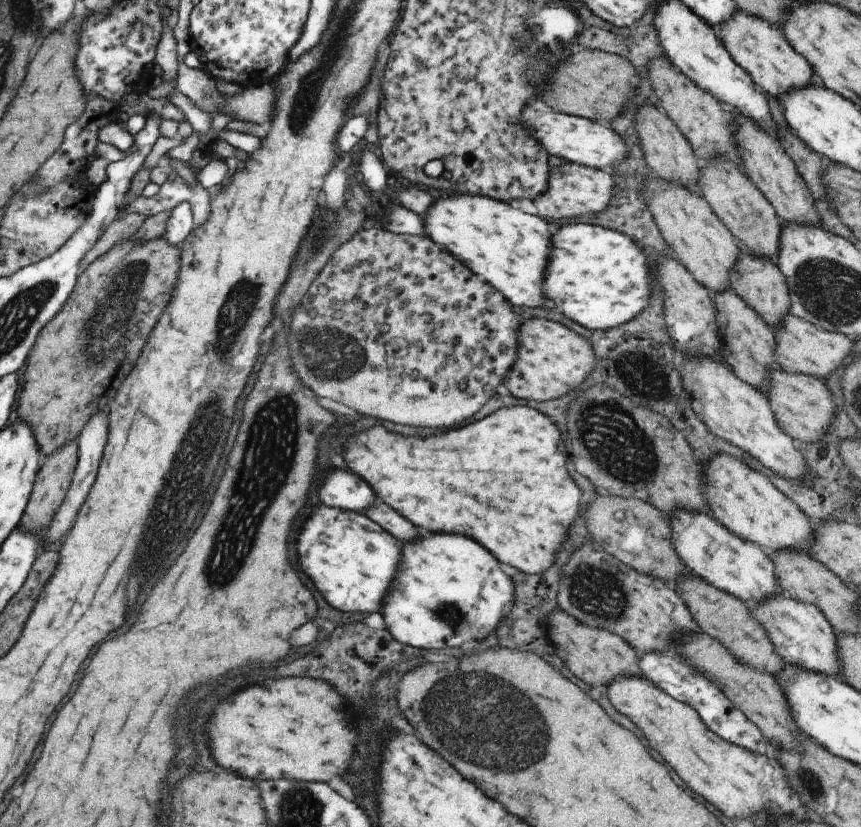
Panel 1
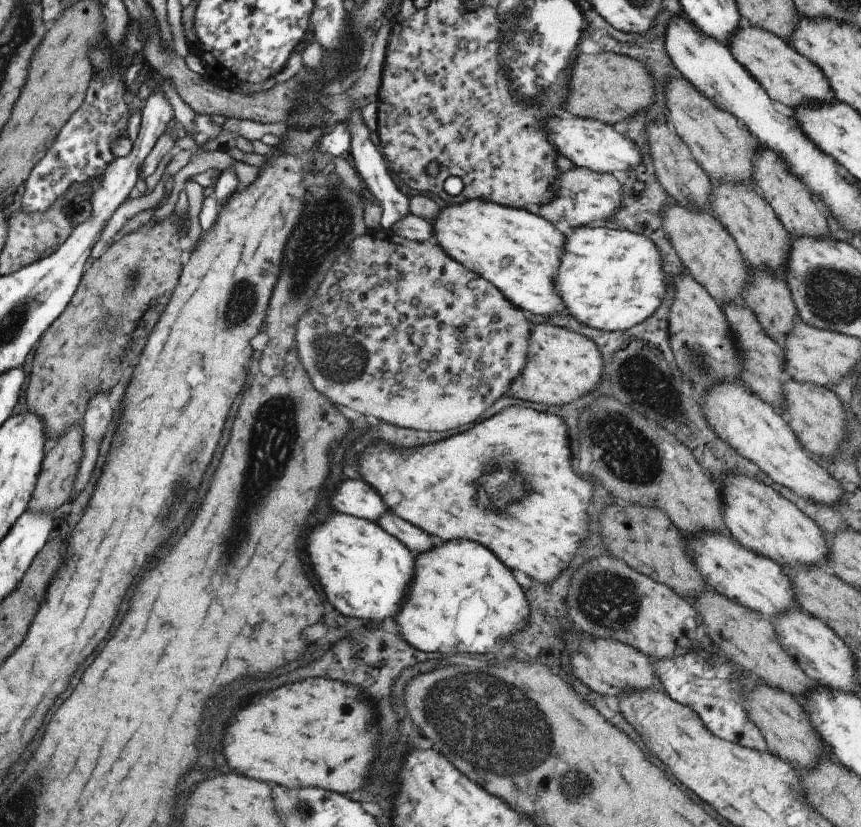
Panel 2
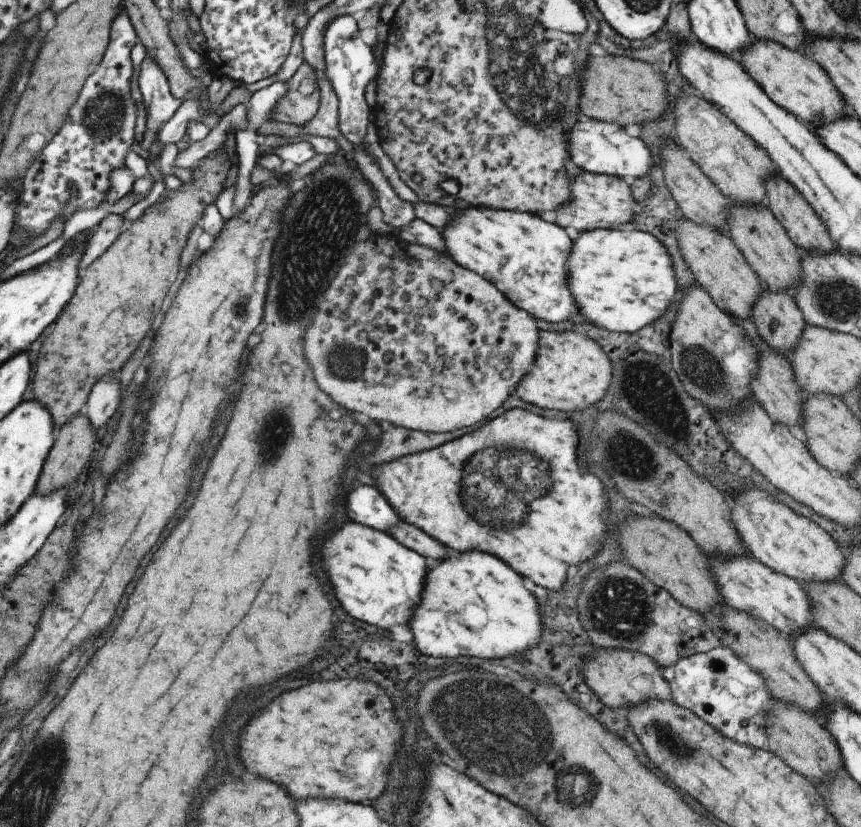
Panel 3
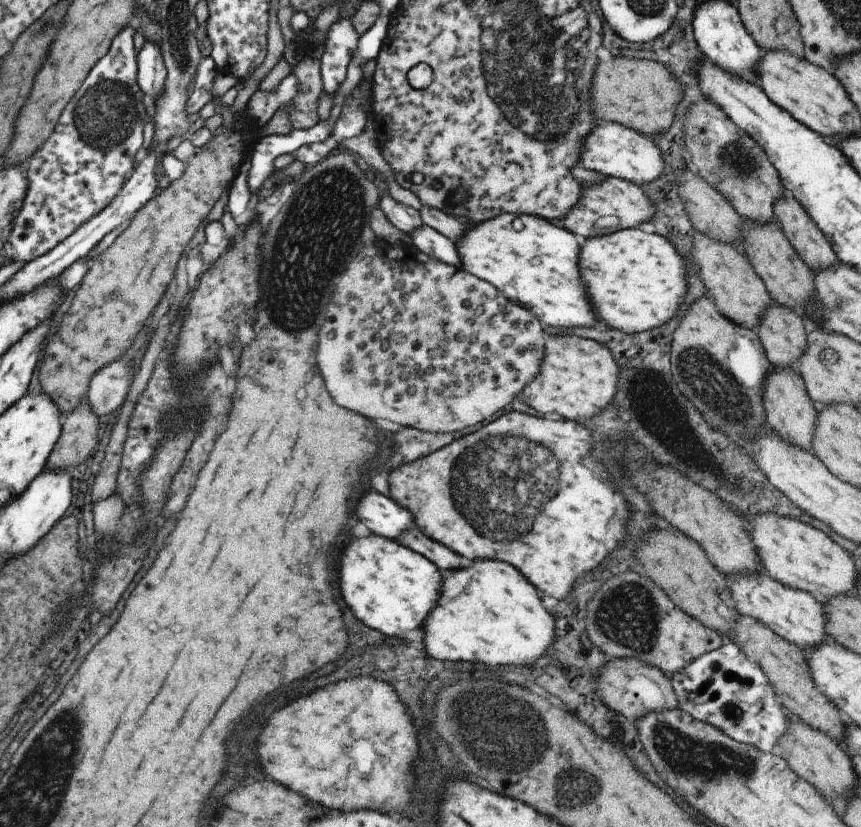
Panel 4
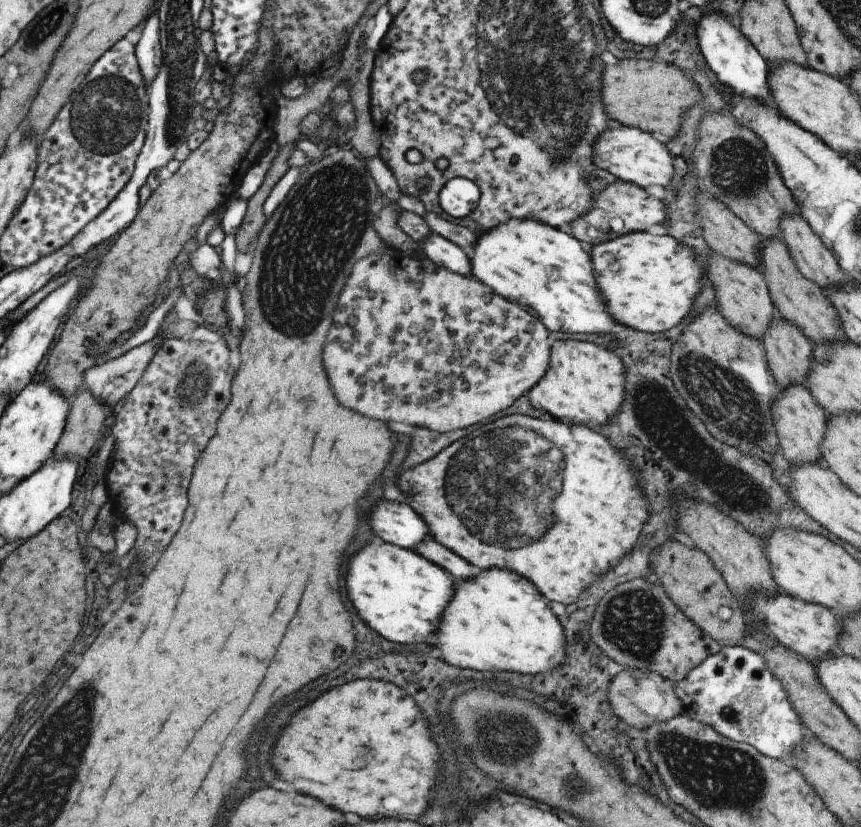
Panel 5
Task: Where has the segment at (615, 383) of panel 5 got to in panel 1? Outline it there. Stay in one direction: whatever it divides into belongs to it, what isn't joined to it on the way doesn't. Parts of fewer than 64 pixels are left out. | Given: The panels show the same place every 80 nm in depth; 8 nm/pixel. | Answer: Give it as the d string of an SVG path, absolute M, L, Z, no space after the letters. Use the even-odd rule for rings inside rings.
M521 318L516 340L514 361L500 378L501 388L513 398L536 401L559 398L577 388L593 368L591 346L561 323L546 318Z

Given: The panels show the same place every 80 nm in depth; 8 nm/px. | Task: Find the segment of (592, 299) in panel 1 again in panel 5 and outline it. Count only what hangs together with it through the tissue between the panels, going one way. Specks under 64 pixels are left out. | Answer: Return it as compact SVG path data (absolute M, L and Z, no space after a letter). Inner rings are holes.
M647 231L617 234L591 246L588 254L591 258L591 270L597 282L597 290L603 298L603 304L607 306L608 316L619 322L619 327L645 330L645 332L669 330L688 314L693 306L693 300L700 292L702 267L699 267L691 249L671 236L653 236Z

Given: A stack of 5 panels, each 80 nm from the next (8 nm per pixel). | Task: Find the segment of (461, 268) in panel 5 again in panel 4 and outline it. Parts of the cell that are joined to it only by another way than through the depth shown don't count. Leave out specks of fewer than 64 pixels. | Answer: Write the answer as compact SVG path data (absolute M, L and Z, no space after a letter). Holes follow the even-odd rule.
M419 225L410 233L407 232L407 235L410 236L411 242L417 250L436 258L443 264L461 267L461 259L457 254L455 245L430 226Z

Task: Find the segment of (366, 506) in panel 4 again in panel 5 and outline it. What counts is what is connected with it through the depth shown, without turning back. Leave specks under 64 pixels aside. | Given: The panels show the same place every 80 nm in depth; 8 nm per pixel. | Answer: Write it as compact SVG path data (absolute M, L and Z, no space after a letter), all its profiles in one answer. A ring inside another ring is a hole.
M387 500L377 502L377 506L371 510L369 528L383 542L405 550L413 548L413 544L425 536L425 524L409 506Z

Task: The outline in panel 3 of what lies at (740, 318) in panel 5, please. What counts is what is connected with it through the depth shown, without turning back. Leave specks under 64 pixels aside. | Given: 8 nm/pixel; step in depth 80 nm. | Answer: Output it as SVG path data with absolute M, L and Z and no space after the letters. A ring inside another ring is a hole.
M681 216L674 224L674 237L687 268L711 300L729 316L749 319L750 306L763 285L745 262L733 241L719 229L694 223Z

